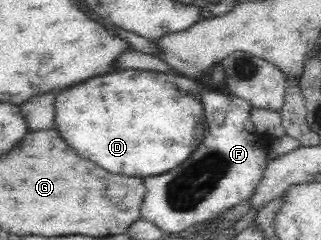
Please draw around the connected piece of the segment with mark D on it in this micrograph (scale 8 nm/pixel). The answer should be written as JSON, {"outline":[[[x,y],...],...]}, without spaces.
{"outline":[[[115,70],[59,92],[55,129],[83,158],[118,174],[144,180],[191,158],[205,137],[201,81],[171,72]]]}

